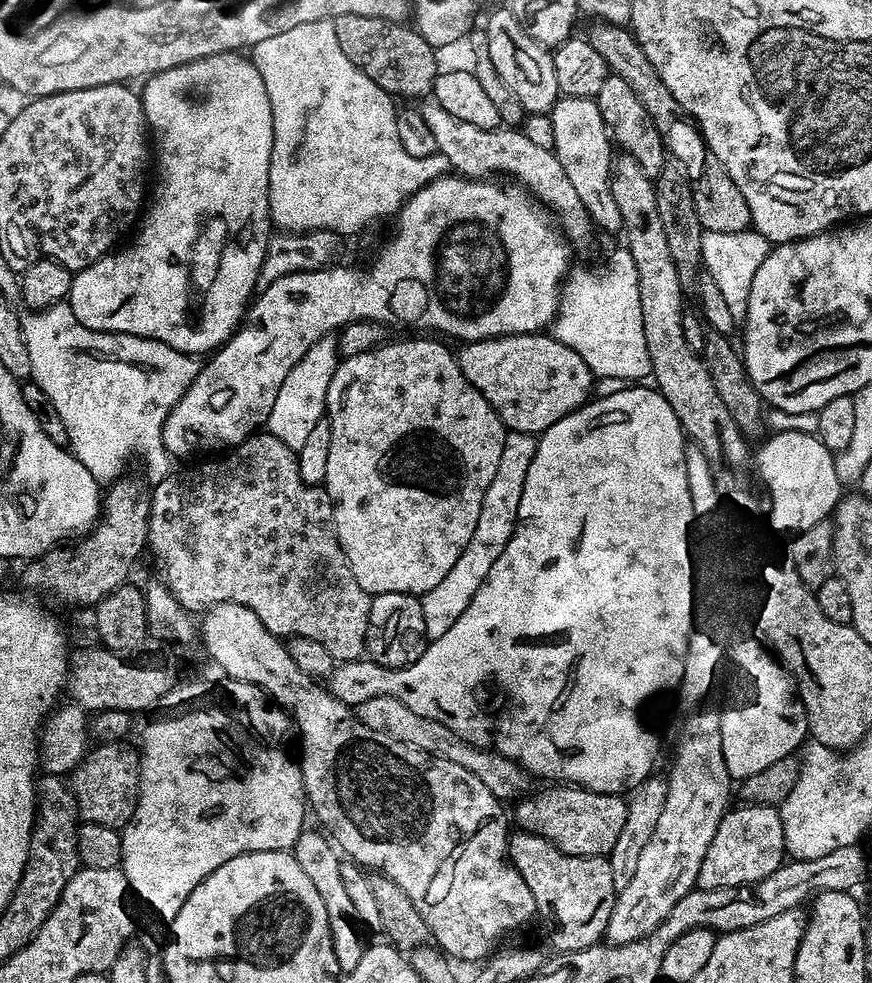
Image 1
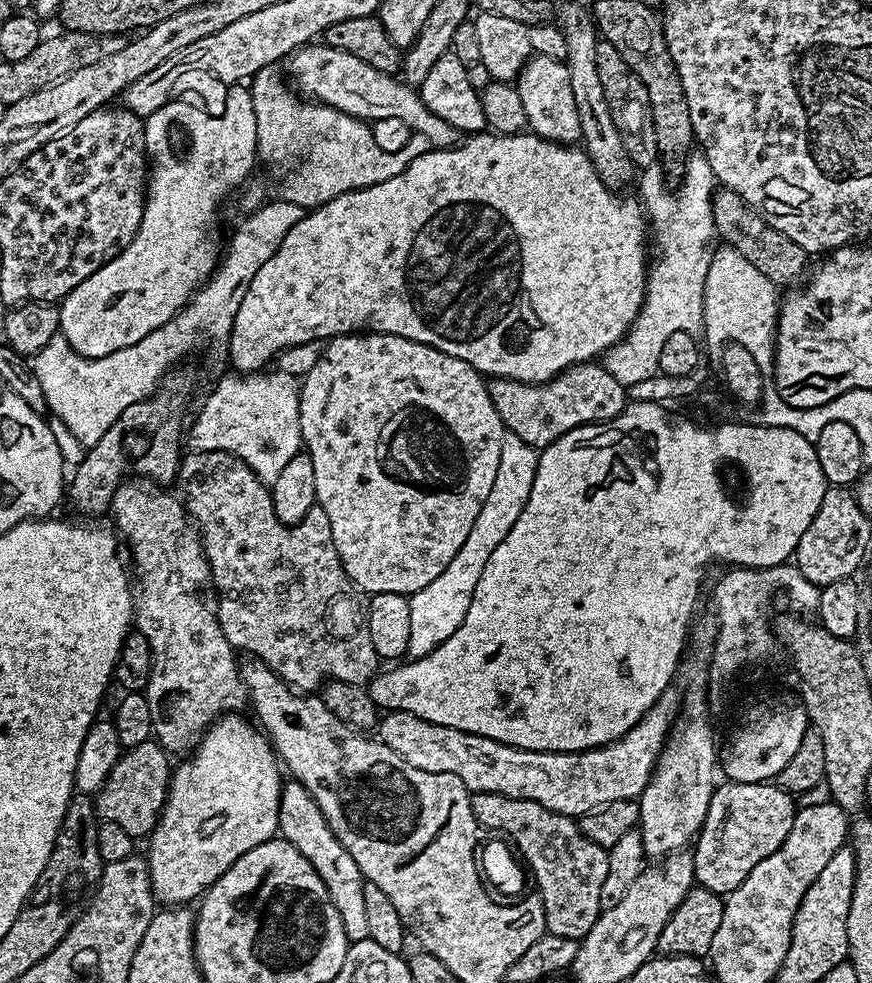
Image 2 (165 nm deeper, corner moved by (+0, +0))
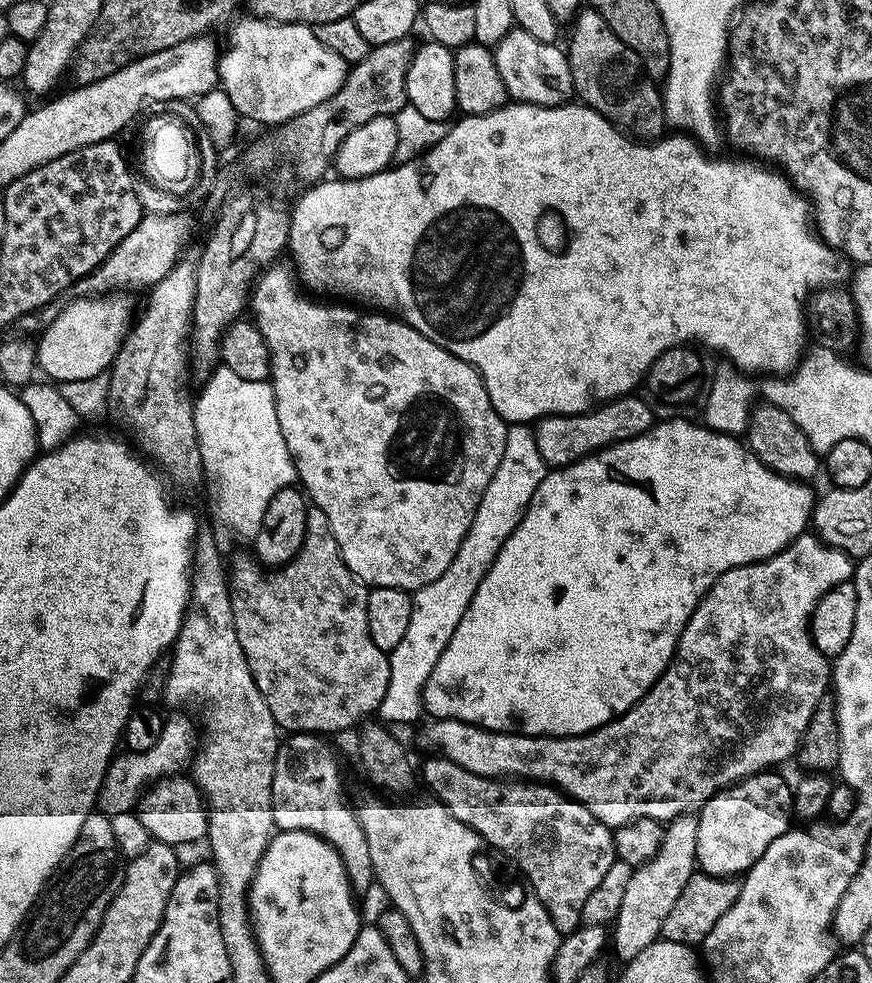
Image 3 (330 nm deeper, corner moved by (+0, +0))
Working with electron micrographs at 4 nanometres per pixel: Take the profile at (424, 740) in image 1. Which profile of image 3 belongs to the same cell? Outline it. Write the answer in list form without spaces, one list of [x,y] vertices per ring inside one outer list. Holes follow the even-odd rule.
[[[805,534],[797,538],[793,544],[787,544],[777,556],[760,560],[757,564],[747,564],[738,566],[734,570],[726,570],[726,574],[716,579],[714,586],[710,586],[710,590],[702,597],[700,605],[686,622],[672,663],[656,679],[655,686],[629,712],[623,712],[618,719],[612,720],[609,724],[595,728],[592,732],[587,732],[585,736],[519,736],[517,732],[492,732],[489,728],[480,728],[477,724],[467,724],[461,720],[432,720],[417,734],[416,740],[425,748],[425,753],[445,756],[450,762],[462,766],[462,770],[470,770],[470,774],[550,784],[553,788],[560,789],[564,795],[587,806],[590,814],[598,818],[598,822],[602,822],[613,830],[626,826],[638,818],[667,822],[685,814],[695,813],[713,794],[720,792],[723,788],[731,788],[733,784],[748,776],[775,769],[780,766],[776,764],[782,763],[783,760],[791,761],[795,757],[796,749],[800,747],[802,734],[810,722],[810,714],[814,714],[818,702],[830,688],[830,660],[814,646],[810,631],[812,615],[818,602],[827,592],[834,590],[834,586],[849,583],[853,576],[853,557],[847,556],[837,548],[828,547],[815,534]]]

